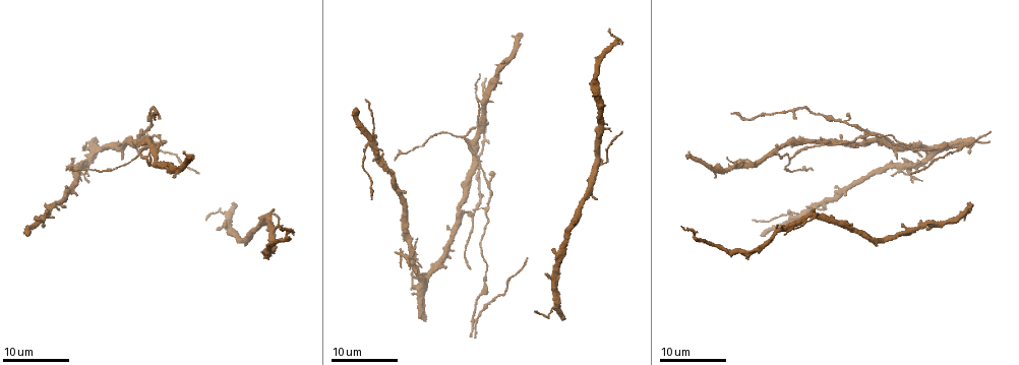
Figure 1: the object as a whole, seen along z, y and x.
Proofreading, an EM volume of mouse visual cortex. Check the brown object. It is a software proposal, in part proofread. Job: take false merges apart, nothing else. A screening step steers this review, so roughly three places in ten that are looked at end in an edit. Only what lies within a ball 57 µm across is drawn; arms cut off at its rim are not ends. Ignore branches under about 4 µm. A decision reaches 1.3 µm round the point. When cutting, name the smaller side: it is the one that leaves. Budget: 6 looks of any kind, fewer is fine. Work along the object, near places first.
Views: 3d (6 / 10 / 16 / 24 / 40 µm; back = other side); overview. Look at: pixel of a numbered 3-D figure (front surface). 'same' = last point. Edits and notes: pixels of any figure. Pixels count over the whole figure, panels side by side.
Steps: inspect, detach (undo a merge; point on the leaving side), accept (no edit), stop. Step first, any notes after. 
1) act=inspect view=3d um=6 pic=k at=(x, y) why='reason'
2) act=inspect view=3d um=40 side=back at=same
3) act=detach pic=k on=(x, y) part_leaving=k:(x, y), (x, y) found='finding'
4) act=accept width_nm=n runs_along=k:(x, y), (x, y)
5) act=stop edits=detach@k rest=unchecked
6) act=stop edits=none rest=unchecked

act=inspect view=3d um=16 pic=1 at=(483, 99) why='three-way junction'

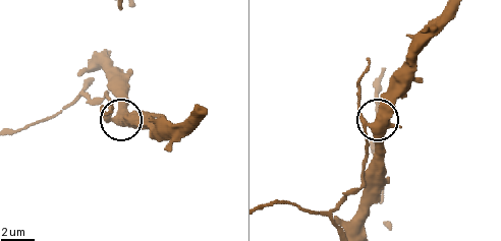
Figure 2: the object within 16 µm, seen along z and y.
act=inspect view=3d um=6 pic=2 at=(375, 123)

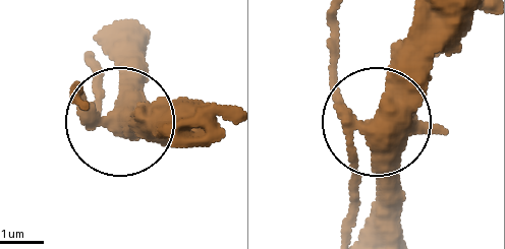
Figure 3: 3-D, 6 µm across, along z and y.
act=detach pic=3 on=(328, 67) side_arm_um=5 part_leaving=3:(357, 123), (346, 151), (357, 184), (350, 228) found='a second neuron is stuck on'

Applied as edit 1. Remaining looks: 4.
act=inspect view=3d um=24 pic=1 at=(143, 130)

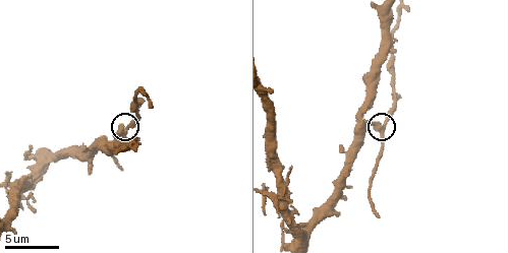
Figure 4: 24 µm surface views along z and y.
act=inspect view=3d um=6 pic=4 at=(384, 126)

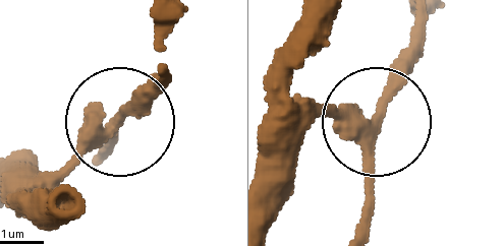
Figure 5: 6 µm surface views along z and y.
act=detach pic=5 on=(150, 113) side_arm_um=24 arms=3 found='a second neuron is stuck on'

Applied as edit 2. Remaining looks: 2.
act=inspect view=3d um=16 pic=4 at=(277, 197) why='four-way junction'

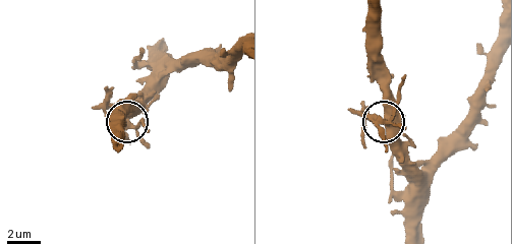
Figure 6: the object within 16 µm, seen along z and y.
act=accept arms=4 runs_along=6:(418, 231), (418, 194), (400, 140), (384, 123), (350, 112) found='one neuron here'

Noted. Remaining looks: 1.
act=stop edits=detach@3,detach@5 rest=unchecked

